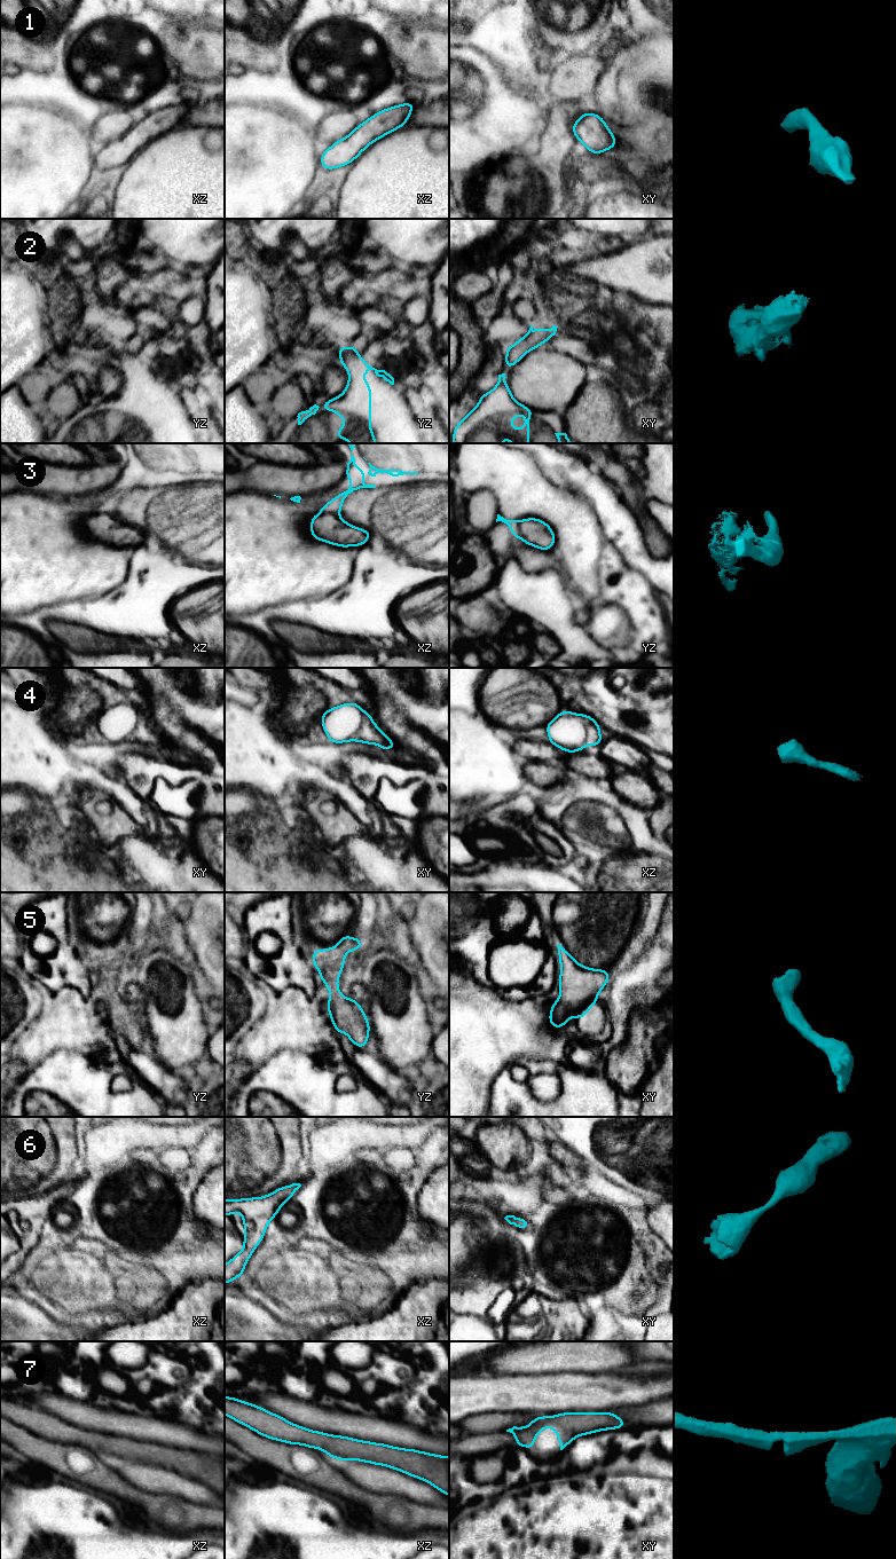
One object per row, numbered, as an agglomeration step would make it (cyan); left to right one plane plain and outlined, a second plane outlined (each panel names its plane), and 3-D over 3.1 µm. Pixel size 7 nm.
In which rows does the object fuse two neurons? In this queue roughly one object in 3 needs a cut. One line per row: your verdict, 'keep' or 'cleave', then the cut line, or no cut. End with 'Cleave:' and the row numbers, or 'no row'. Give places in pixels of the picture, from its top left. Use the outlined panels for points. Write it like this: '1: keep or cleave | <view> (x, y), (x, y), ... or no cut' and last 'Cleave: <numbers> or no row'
1: keep | no cut
2: keep | no cut
3: cleave | xz (321, 512), (331, 512), (338, 516)
4: keep | no cut
5: keep | no cut
6: keep | no cut
7: keep | no cut
Cleave: 3

